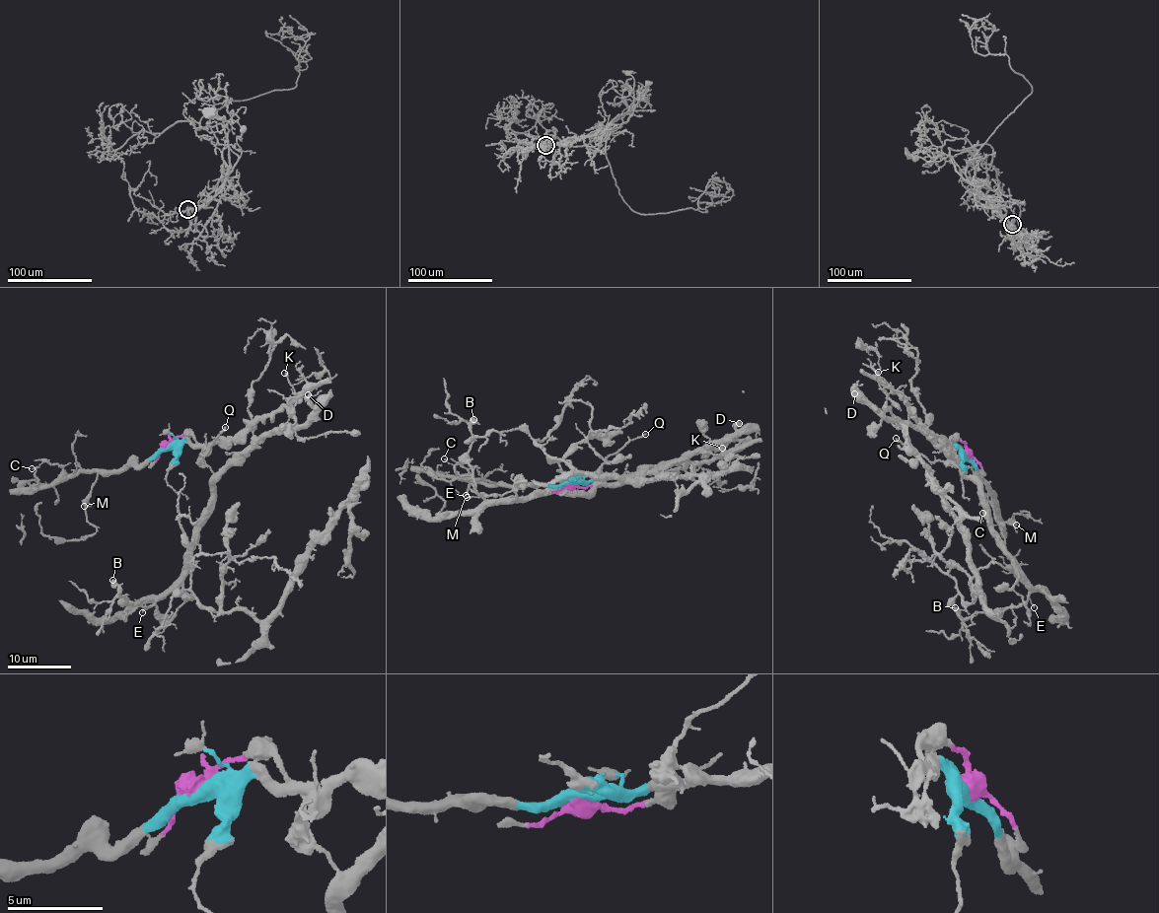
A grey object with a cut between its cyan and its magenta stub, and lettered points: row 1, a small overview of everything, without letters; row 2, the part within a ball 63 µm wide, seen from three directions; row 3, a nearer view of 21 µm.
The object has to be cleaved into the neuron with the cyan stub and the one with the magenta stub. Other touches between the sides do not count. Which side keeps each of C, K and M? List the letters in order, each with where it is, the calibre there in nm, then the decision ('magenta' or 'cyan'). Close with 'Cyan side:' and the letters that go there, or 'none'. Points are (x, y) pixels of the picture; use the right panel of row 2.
C: at (982, 513); 130 nm thick; cyan
K: at (878, 372); 240 nm thick; cyan
M: at (1016, 525); 150 nm thick; cyan
Cyan side: C, K, M

